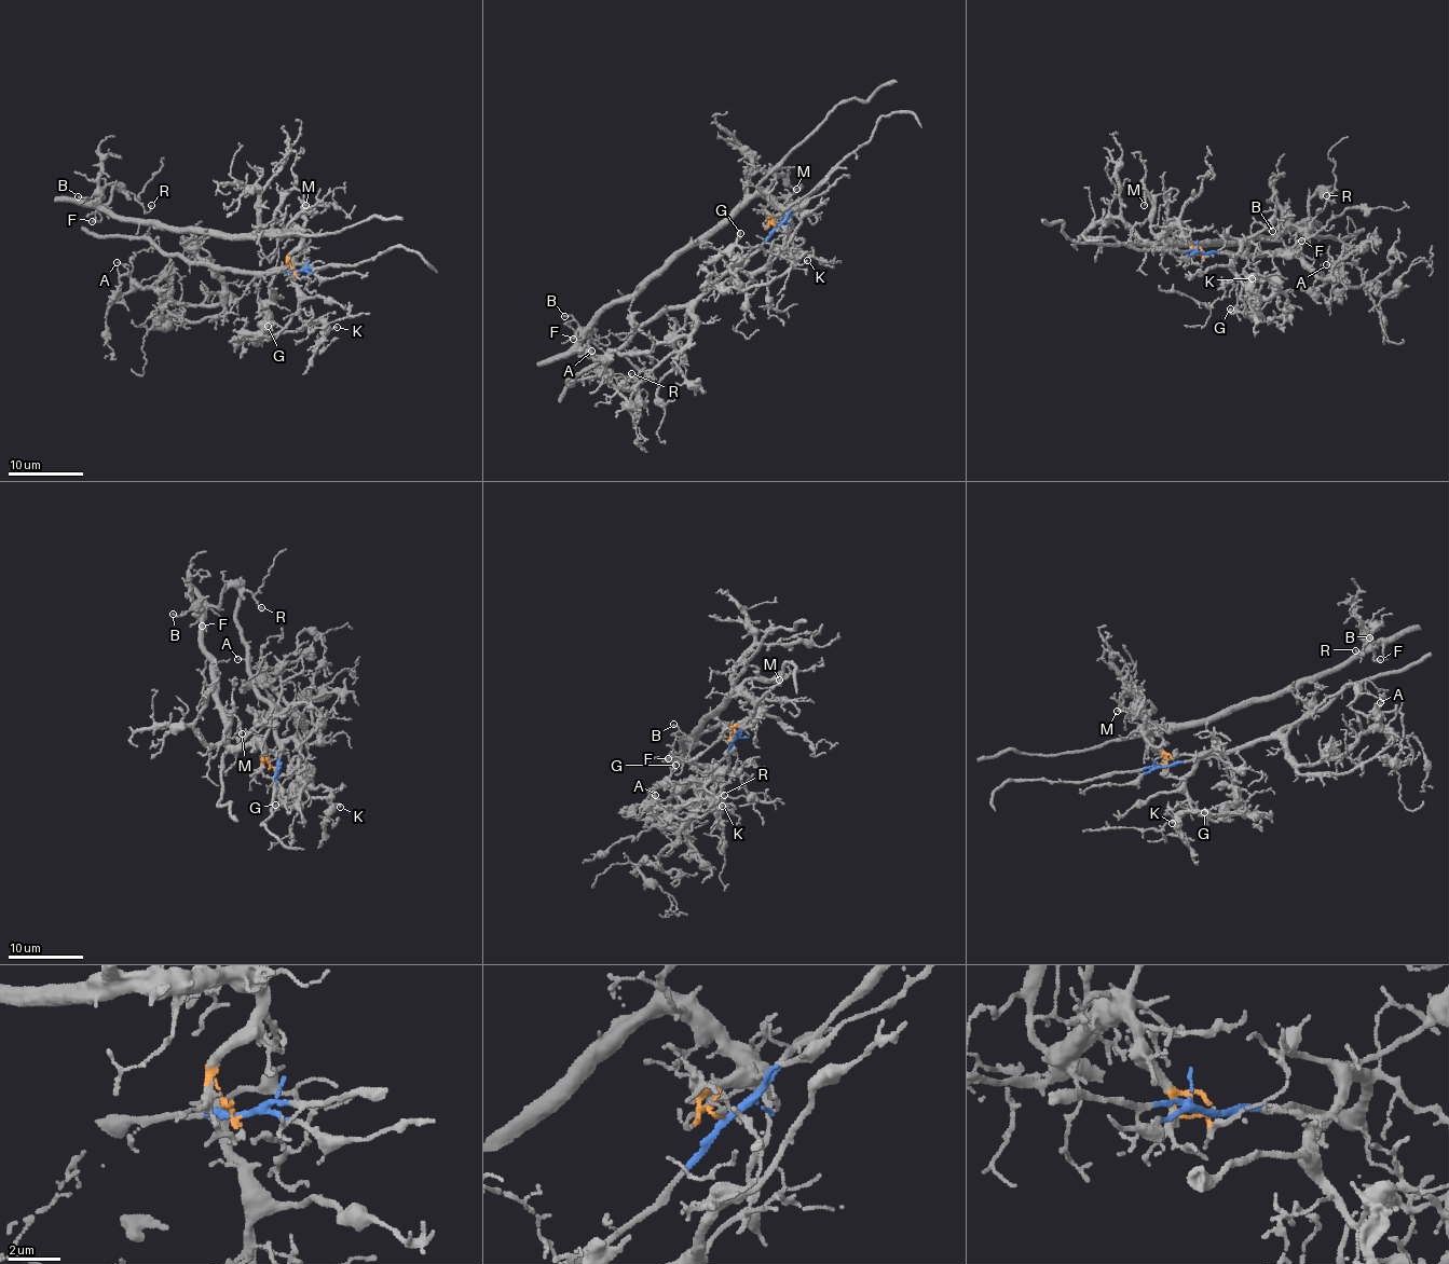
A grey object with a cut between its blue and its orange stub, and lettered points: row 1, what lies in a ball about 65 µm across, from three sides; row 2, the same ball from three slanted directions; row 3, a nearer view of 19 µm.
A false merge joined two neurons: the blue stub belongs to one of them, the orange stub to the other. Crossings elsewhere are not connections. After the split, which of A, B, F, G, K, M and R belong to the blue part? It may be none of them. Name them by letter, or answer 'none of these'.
A, G, K

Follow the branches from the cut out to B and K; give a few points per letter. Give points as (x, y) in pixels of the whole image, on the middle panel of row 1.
B: (777, 224), (768, 221), (783, 211), (748, 196), (630, 296), (606, 304), (587, 331), (563, 316)
K: (777, 224), (742, 263), (744, 271), (763, 270), (773, 246), (775, 252), (801, 264), (806, 260)

